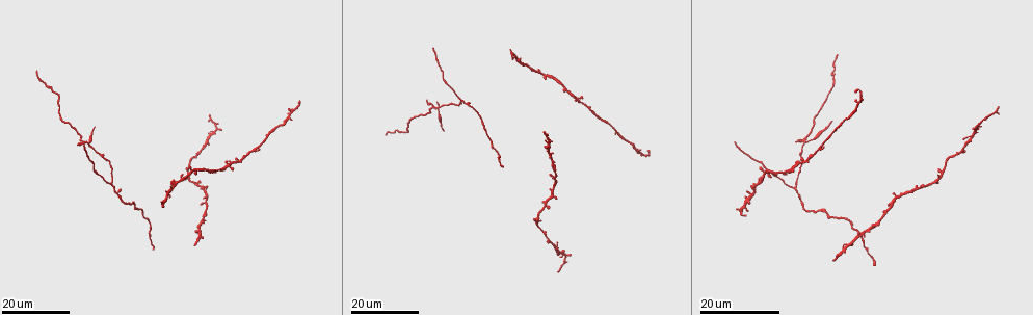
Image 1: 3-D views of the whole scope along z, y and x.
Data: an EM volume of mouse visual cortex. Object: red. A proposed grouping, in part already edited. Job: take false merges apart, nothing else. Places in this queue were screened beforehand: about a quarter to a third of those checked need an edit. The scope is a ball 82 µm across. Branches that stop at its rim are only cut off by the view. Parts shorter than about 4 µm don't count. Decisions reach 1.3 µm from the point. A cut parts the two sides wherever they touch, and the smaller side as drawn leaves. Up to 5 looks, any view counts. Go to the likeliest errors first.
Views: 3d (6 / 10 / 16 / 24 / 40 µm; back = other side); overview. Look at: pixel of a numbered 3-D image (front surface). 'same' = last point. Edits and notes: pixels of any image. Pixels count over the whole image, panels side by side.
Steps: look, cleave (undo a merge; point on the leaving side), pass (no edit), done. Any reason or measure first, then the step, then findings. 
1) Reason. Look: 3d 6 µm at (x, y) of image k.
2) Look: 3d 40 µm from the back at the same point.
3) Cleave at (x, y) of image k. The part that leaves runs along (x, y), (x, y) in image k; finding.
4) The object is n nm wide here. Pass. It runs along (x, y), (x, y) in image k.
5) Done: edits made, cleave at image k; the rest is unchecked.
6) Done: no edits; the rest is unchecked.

Four arms meet. Look: 3d 16 µm at (806, 142) of image 1.

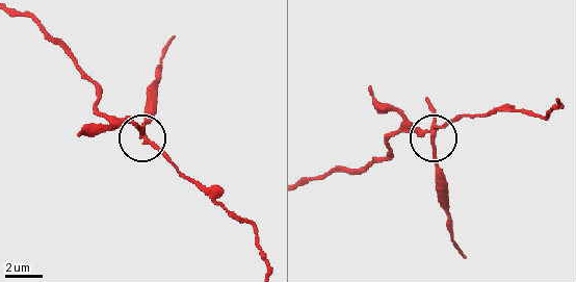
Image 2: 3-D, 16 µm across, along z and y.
Look: 3d 10 µm at (431, 138) of image 2.

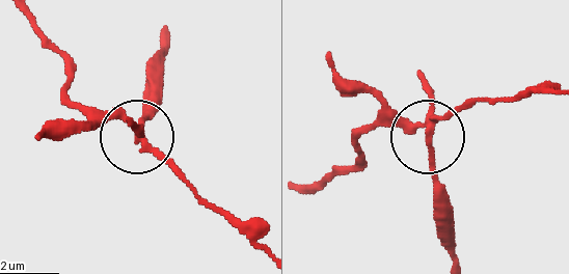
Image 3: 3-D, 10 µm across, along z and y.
4 arms meet here. Cleave at (132, 121) of image 3. The part that leaves runs along (428, 122), (435, 231), (451, 262) in image 3; two neurons meet here.

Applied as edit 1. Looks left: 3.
Two arms in line, one across. Look: 3d 24 µm at (116, 192) of image 1.

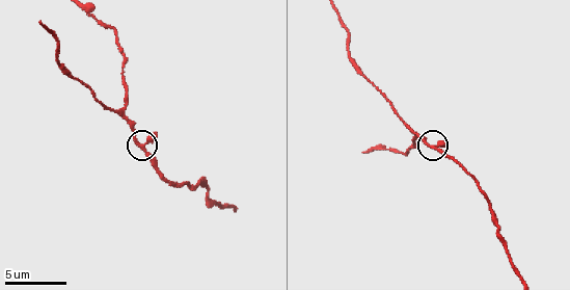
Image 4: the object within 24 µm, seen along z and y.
Look: 3d 6 µm at (431, 145) of image 4.

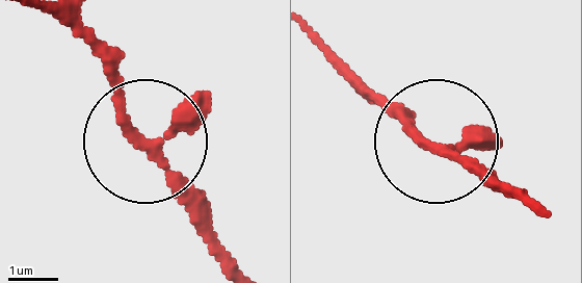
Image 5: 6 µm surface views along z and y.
Pass. One neuron here.

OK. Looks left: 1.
Done: edits made, cleave at image 3; the rest is unchecked.

